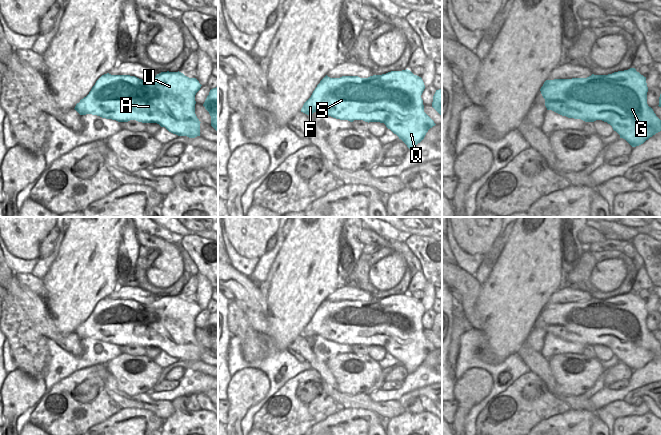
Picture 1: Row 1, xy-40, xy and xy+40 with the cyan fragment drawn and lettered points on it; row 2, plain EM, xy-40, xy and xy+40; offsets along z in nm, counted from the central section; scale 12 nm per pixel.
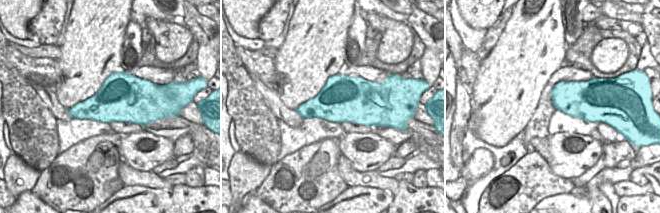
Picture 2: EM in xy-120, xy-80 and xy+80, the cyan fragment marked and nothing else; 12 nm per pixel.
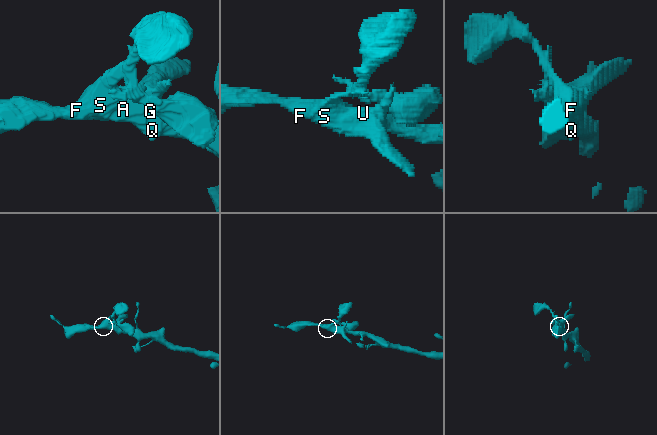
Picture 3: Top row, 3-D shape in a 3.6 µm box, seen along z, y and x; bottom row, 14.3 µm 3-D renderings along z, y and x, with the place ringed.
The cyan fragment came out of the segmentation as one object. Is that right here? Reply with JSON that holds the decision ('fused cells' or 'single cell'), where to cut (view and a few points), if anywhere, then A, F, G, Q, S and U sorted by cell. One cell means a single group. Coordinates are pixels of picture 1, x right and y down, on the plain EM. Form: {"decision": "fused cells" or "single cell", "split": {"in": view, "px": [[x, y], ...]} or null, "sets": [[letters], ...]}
{"decision": "single cell", "split": null, "sets": [["A", "F", "G", "Q", "S", "U"]]}

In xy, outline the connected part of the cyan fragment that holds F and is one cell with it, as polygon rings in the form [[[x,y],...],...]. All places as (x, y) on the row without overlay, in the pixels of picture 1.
[[[408,293],[373,299],[368,302],[358,300],[330,302],[326,299],[304,327],[301,336],[307,339],[320,336],[350,346],[363,344],[368,347],[384,347],[410,373],[420,367],[428,354],[436,349],[424,336],[421,322],[424,313],[422,302]]]

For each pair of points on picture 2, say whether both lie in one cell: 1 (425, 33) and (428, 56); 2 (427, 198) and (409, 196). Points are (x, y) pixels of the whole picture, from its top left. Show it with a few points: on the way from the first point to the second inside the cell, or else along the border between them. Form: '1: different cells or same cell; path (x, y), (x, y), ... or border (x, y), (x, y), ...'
1: different cells; border (425, 47), (434, 54)
2: same cell; path (423, 198), (413, 198)

